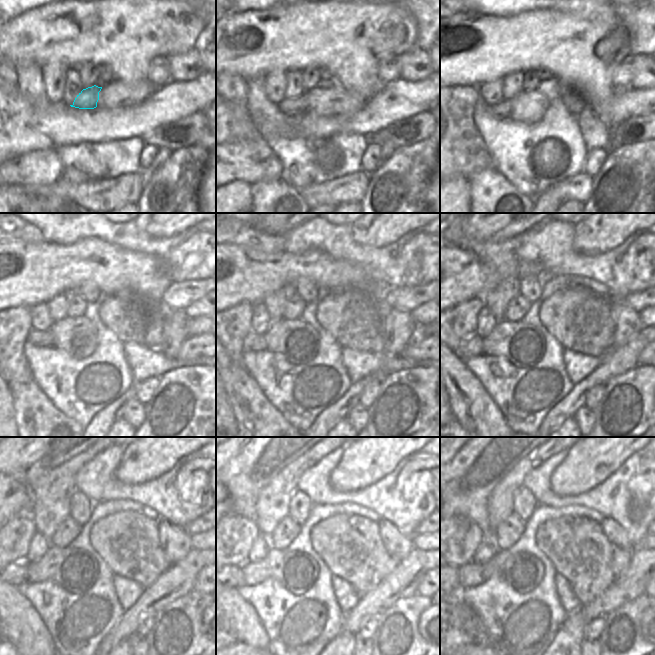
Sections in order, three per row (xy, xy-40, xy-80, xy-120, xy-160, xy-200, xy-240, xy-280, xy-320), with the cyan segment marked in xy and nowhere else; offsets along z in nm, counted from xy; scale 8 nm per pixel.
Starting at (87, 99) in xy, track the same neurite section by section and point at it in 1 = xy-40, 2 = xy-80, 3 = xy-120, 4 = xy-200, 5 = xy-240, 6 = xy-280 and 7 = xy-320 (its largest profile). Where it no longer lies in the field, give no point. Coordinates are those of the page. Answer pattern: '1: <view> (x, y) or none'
1: xy-40 (288, 106)
2: xy-80 (501, 110)
3: xy-120 (44, 338)
4: xy-200 (473, 345)
5: xy-240 (15, 573)
6: xy-280 (236, 579)
7: xy-320 (460, 589)

